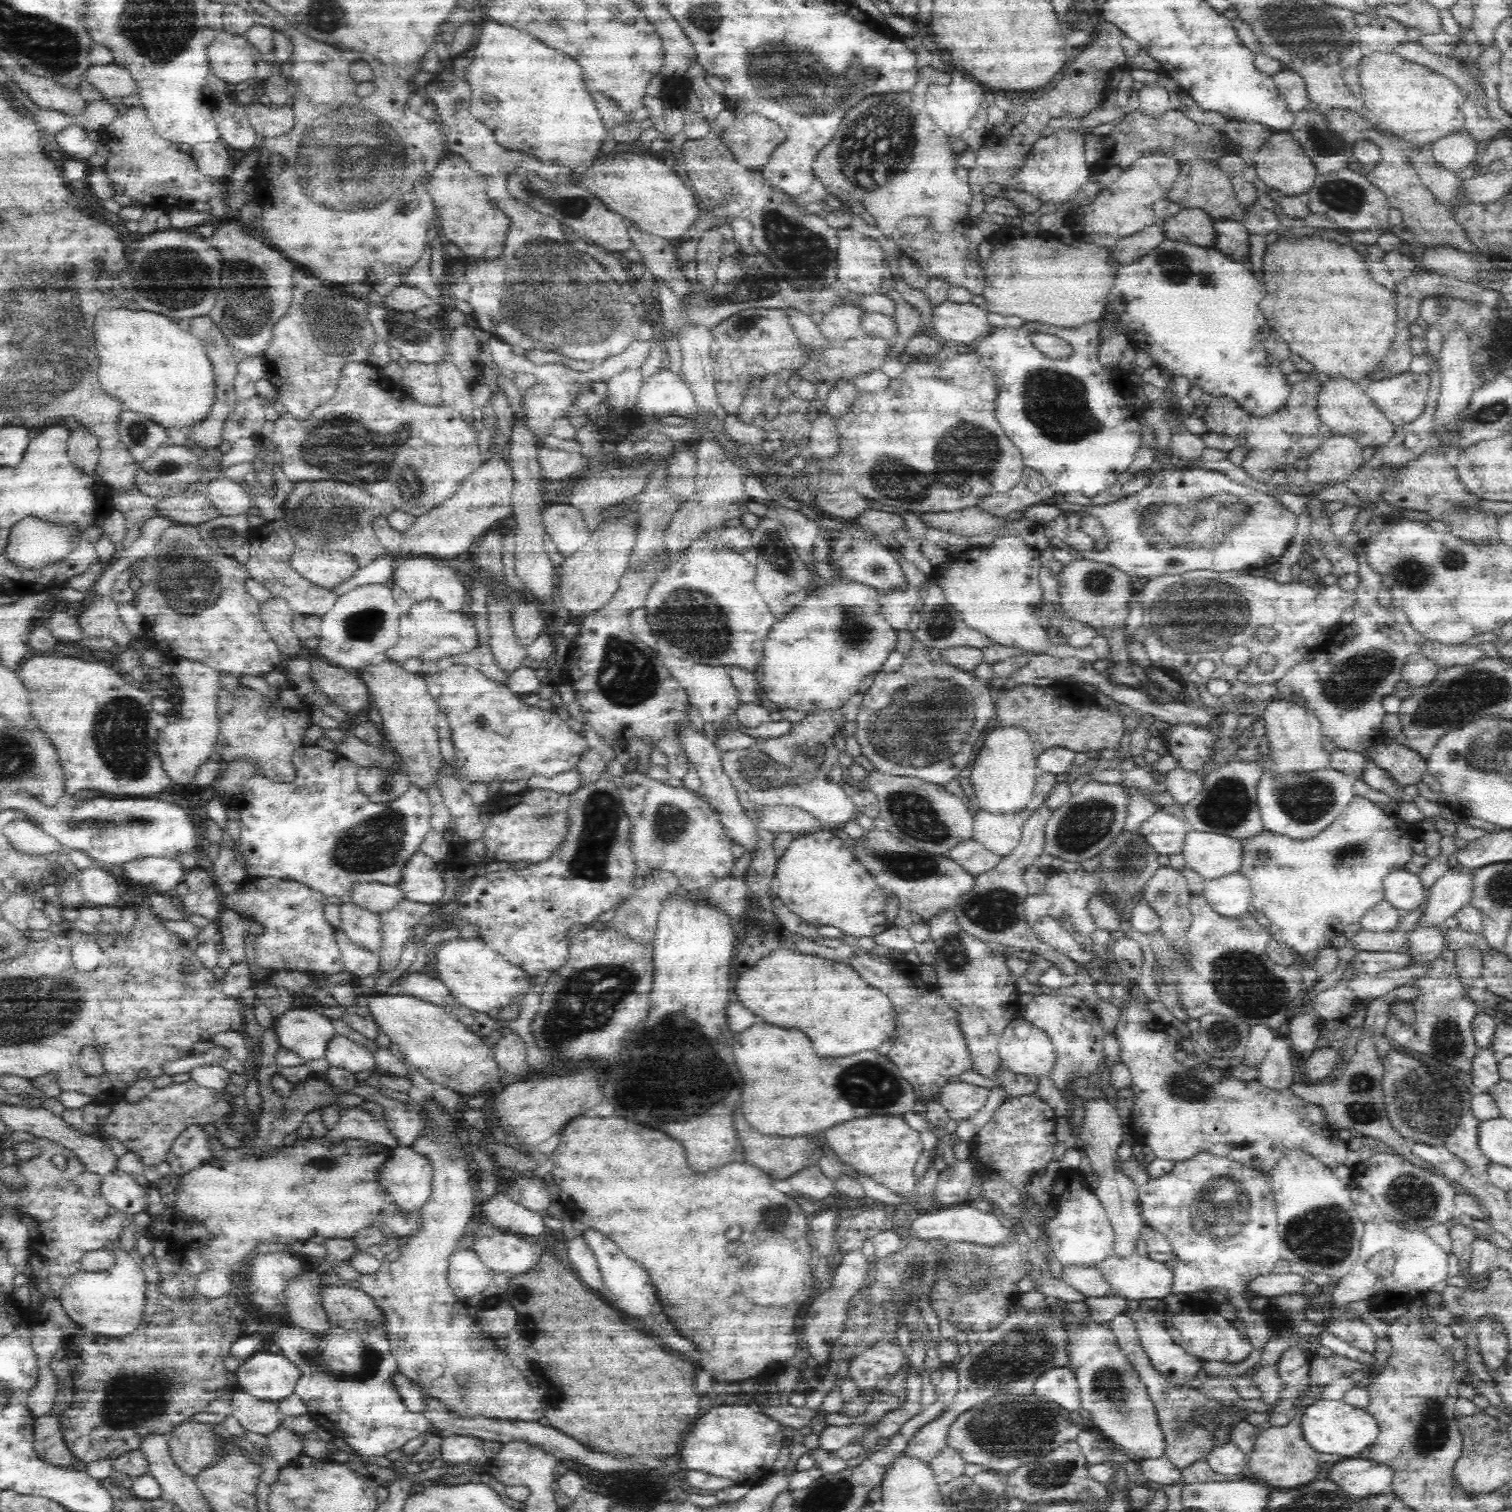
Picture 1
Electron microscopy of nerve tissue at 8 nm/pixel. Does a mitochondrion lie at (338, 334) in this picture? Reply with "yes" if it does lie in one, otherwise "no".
yes

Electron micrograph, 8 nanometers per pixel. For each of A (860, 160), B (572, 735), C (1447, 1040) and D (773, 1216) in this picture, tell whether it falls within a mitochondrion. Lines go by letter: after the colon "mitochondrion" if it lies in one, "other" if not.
A: mitochondrion
B: other
C: mitochondrion
D: mitochondrion

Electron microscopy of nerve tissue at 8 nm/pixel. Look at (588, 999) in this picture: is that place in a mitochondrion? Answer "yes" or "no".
yes

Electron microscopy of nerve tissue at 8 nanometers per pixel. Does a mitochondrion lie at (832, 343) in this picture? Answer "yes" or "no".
no

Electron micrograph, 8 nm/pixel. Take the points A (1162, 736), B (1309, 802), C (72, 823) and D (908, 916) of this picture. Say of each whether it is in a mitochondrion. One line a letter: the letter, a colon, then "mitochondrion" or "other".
A: other
B: mitochondrion
C: mitochondrion
D: other

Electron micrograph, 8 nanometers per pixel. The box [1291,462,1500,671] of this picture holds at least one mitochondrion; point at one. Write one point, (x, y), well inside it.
(1410, 573)

